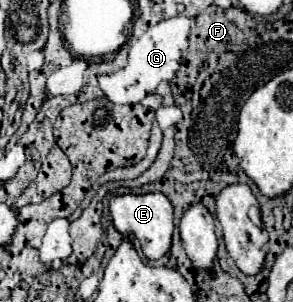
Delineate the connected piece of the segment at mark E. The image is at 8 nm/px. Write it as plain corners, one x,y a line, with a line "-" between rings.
162,192
148,194
120,194
110,198
110,216
114,228
122,234
132,234
142,246
142,252
148,260
156,260
170,250
174,222
172,222
172,204

